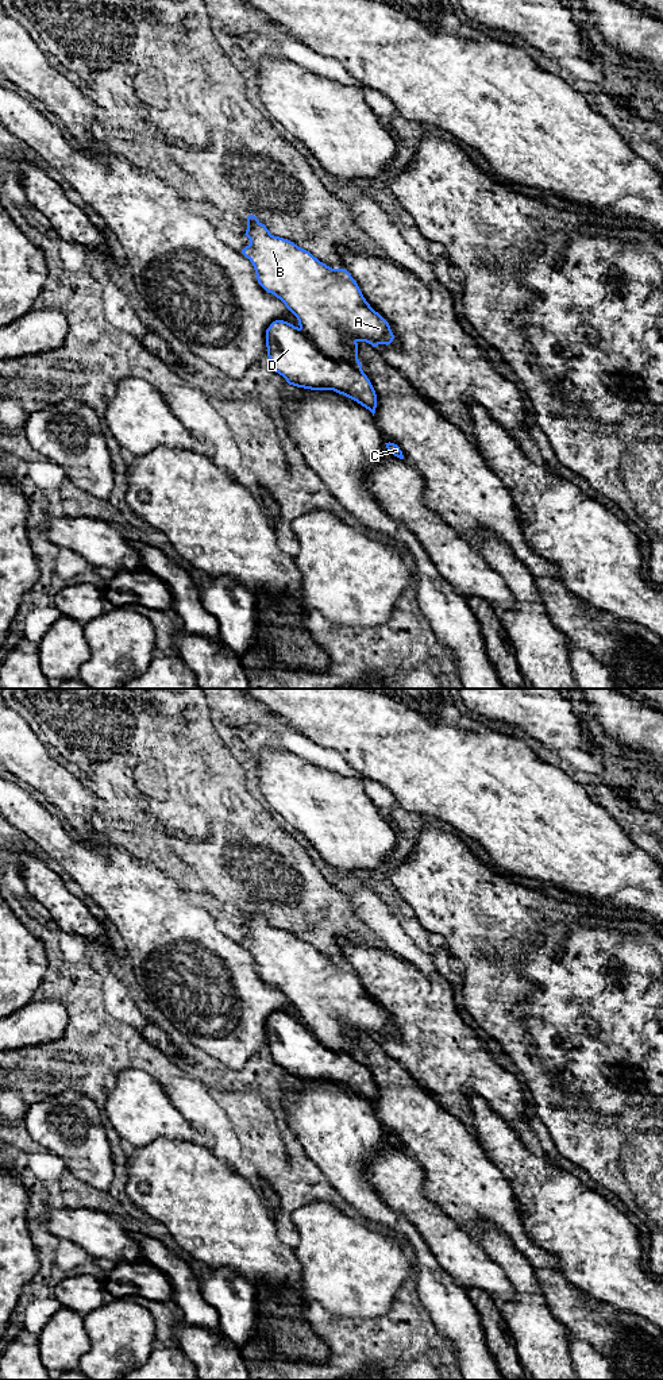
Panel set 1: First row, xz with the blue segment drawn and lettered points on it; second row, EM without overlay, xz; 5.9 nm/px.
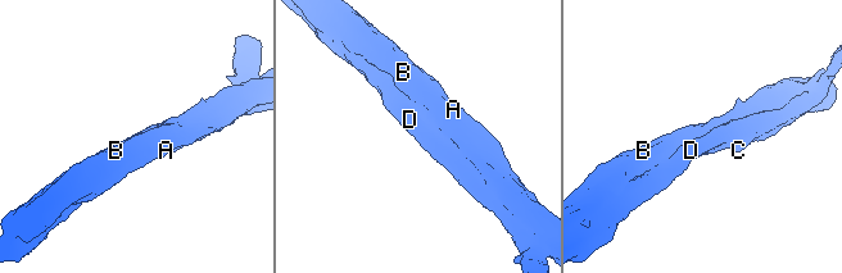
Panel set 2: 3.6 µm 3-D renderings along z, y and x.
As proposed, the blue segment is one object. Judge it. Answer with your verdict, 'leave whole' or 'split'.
leave whole

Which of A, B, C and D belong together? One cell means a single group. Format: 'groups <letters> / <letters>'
groups A B C D

